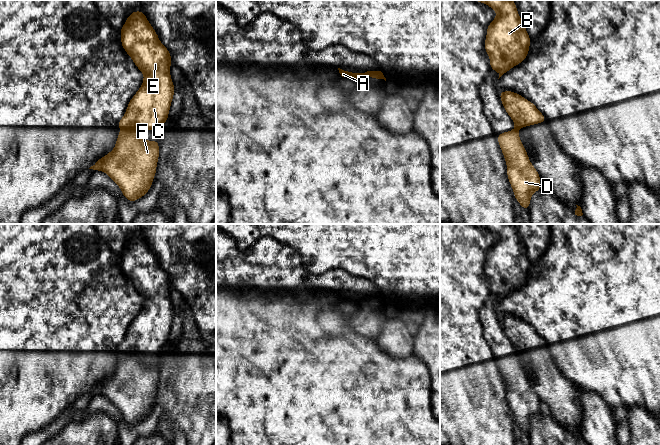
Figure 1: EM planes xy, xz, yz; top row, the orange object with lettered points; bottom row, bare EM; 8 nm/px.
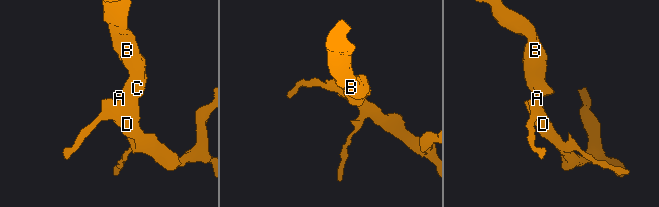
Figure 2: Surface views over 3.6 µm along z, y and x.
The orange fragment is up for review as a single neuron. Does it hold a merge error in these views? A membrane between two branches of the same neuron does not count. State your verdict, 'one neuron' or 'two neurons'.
two neurons

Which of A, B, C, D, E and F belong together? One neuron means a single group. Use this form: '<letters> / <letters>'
A D F / B C E

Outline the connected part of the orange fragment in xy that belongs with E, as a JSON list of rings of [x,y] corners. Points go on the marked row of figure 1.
[[[143,11],[132,12],[120,30],[121,44],[137,68],[144,74],[142,86],[129,101],[126,112],[118,122],[119,129],[161,130],[168,120],[175,87],[170,76],[171,53],[160,42]]]

